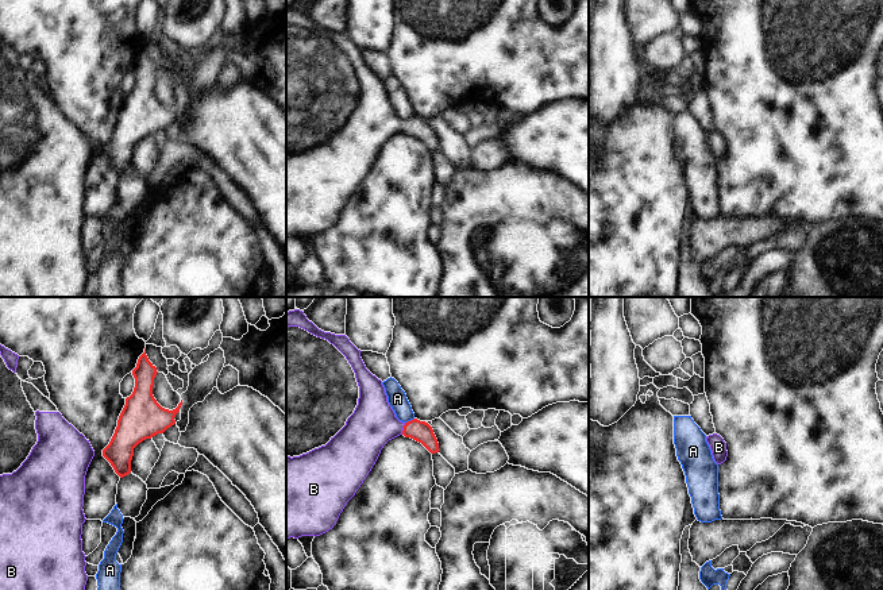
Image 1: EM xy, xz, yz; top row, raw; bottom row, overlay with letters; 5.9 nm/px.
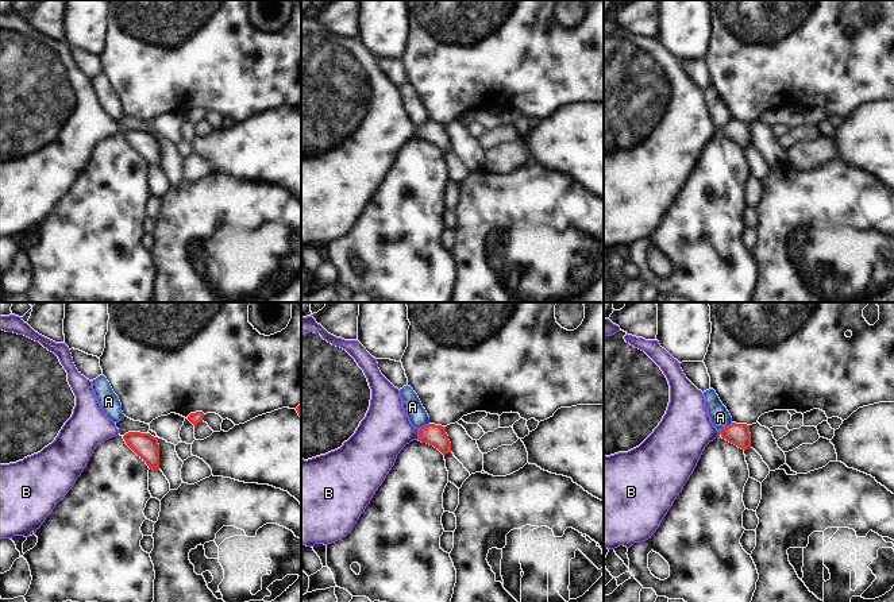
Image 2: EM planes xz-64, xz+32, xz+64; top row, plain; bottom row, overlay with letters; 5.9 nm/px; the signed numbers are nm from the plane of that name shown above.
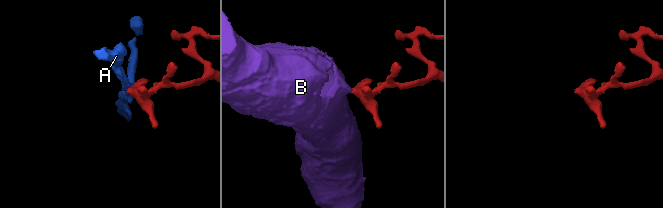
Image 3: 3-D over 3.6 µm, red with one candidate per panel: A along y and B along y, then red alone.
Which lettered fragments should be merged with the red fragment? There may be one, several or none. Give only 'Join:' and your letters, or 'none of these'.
Join: B

